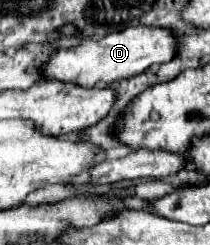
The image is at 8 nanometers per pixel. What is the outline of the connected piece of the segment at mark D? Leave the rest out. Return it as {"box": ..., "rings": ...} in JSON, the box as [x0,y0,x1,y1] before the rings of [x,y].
{"box":[42,27,176,87],"rings":[[[126,27],[122,31],[108,33],[98,41],[80,41],[72,47],[58,49],[58,53],[44,63],[42,71],[48,79],[72,81],[84,87],[94,85],[110,85],[120,79],[130,79],[134,75],[144,73],[146,69],[158,67],[160,63],[168,63],[172,55],[176,55],[176,35],[172,31],[164,31],[162,27]]]}

